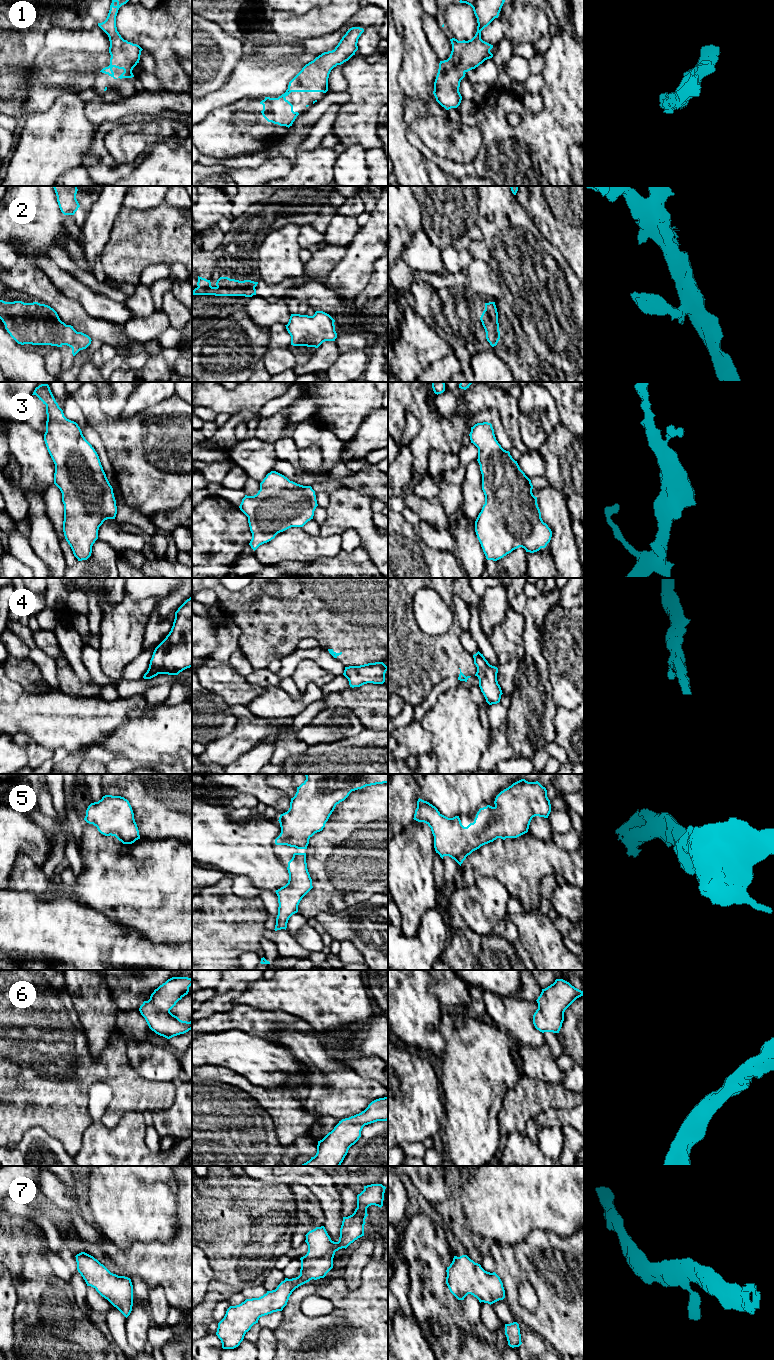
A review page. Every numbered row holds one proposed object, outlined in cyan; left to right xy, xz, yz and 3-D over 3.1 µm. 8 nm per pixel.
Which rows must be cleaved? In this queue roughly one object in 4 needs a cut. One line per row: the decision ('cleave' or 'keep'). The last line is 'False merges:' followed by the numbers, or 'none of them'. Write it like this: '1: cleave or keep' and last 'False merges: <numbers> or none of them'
1: keep
2: cleave
3: keep
4: cleave
5: keep
6: keep
7: keep
False merges: 2, 4

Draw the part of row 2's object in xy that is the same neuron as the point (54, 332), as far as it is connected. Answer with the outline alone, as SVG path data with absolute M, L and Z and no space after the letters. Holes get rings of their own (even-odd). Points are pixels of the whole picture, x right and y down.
M7 318L4 325L7 332L18 344L57 347L67 345L72 348L73 356L80 350L86 349L92 341L88 335L77 332L73 326L66 325L60 319L43 321L29 319L18 323L11 318Z

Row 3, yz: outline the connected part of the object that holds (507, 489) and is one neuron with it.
M477 423L471 427L469 434L471 443L478 448L478 463L482 474L482 490L485 495L485 504L475 521L475 532L481 544L487 560L497 561L513 550L522 547L526 552L534 553L545 548L550 542L552 531L541 518L541 512L537 504L537 497L532 493L531 480L520 469L517 461L504 450L496 440L491 423Z

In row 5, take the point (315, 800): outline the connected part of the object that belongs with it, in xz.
M305 774L306 780L297 787L297 792L291 798L290 808L279 817L280 835L275 839L276 845L287 845L297 849L307 849L309 839L325 827L337 804L344 801L352 791L366 786L388 783L388 774Z

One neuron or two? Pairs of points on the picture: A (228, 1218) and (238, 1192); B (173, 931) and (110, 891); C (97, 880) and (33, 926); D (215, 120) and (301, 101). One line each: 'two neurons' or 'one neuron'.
A: two neurons
B: one neuron
C: two neurons
D: one neuron

